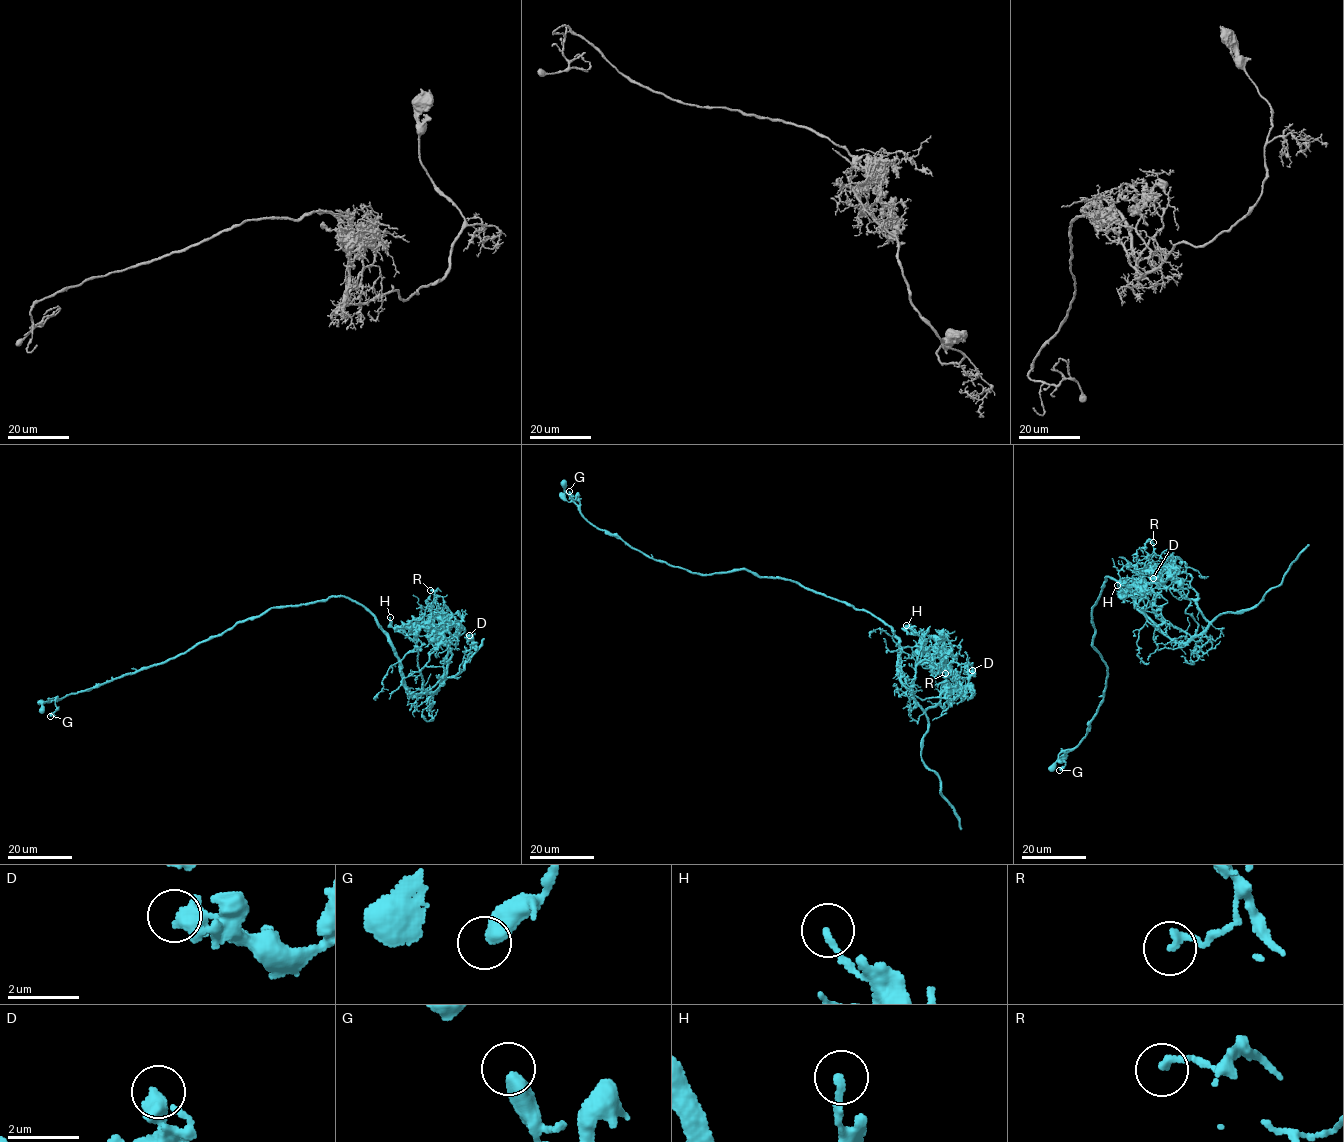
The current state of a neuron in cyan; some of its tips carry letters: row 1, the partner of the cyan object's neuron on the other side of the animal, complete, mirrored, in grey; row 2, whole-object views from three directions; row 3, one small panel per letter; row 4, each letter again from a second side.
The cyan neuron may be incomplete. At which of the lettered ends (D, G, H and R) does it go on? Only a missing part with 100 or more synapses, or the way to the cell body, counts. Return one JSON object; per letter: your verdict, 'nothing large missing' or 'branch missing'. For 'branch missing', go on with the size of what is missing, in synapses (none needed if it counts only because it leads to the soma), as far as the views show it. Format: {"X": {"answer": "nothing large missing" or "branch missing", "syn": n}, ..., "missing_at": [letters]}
{"D": {"answer": "nothing large missing"}, "G": {"answer": "nothing large missing"}, "H": {"answer": "nothing large missing"}, "R": {"answer": "nothing large missing"}, "missing_at": []}

